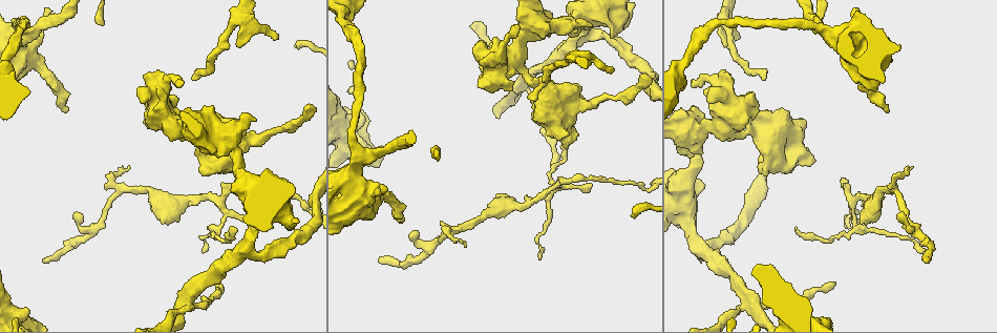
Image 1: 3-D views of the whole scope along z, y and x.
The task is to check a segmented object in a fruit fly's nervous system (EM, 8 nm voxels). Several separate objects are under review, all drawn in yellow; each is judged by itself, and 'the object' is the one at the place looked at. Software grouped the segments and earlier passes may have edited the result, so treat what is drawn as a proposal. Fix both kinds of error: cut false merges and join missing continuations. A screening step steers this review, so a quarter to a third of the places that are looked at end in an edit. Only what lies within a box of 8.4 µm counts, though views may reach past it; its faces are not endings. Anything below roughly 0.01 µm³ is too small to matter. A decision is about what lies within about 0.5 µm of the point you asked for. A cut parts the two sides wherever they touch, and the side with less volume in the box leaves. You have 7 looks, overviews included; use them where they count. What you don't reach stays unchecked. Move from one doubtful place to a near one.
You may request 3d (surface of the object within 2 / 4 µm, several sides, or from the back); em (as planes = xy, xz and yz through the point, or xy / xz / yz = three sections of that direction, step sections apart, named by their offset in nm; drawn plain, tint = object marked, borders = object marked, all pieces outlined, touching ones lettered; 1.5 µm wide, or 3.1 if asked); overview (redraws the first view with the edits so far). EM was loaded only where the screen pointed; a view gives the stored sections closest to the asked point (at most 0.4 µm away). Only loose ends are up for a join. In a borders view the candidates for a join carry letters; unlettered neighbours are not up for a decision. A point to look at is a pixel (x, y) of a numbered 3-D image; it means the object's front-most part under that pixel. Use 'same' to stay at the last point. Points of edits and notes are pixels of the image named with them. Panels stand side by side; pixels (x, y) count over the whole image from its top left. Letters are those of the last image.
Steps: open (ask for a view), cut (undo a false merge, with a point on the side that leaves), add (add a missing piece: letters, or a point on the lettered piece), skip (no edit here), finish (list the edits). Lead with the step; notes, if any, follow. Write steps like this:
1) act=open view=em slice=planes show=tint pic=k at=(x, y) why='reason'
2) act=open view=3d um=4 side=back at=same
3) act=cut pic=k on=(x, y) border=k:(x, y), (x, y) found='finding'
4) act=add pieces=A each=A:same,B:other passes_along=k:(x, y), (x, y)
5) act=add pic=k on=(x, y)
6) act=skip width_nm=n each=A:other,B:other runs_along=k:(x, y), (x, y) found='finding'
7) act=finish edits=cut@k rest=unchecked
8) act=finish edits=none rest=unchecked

act=open view=em slice=planes show=borders pic=1 at=(218, 234) why='two arms in line, one across'

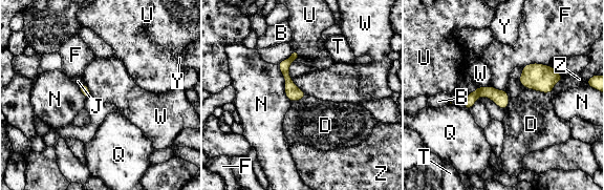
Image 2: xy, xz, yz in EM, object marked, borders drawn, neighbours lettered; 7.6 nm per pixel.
act=skip longest_contact=N:300nm each=B:other,D:other,F:other,J:other,N:other,Q:other,T:other,U:other,W:other,Y:other,Z:other runs_along=2:(294, 54), (286, 64), (292, 99) found='one neuron here'

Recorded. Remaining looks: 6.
act=open view=3d um=4 pic=1 at=(187, 299) why='four or more arms meet'

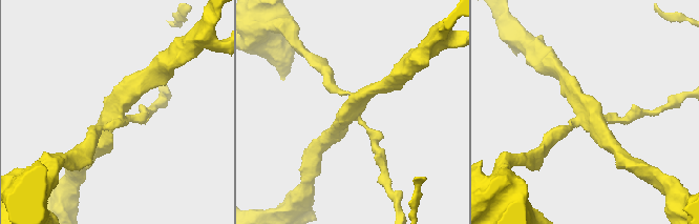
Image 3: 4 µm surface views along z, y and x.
act=open view=em slice=xy step=8 show=tint pic=3 at=(120, 112)

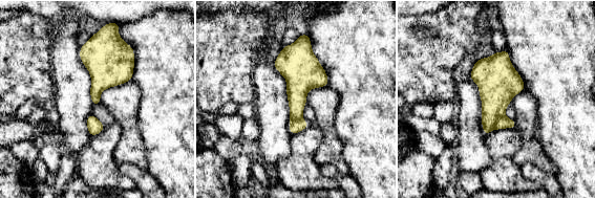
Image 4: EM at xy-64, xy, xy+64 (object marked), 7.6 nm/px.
act=open view=em slice=planes show=borders at=same

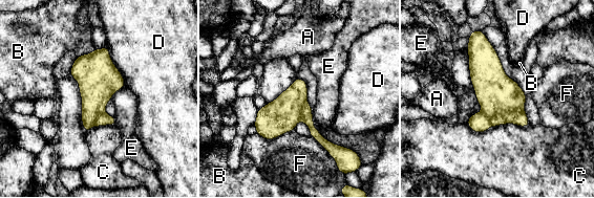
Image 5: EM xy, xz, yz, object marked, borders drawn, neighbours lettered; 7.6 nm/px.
act=cut pic=5 on=(479, 123) width_nm=260 each=A:other,B:other,C:other,D:other,E:other,F:other part_leaving=5:(526, 122), (470, 123) found='a second neuron is stuck on'

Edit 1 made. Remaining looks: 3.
act=open view=overview why='redraw'

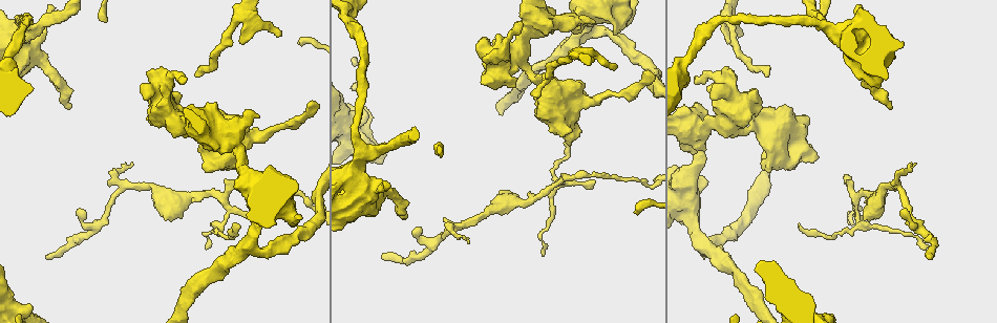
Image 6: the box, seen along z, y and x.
act=open view=em slice=yz step=4 show=borders pic=6 at=(928, 258) why='an open end'

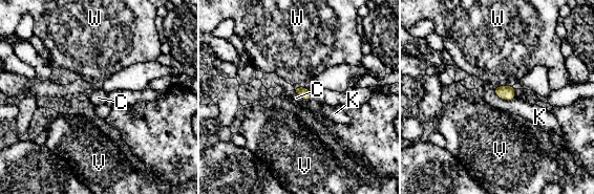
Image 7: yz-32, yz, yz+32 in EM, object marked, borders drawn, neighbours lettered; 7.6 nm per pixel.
act=open view=em slice=xz step=8 show=borders at=same why='cut it another way'

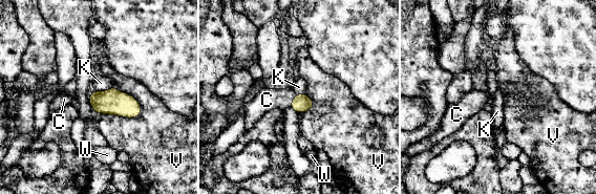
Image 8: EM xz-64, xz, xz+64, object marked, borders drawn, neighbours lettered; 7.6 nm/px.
act=add pieces=C each=C:same,K:other,V:other,W:other found='the neuron continues'

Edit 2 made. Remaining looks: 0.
act=finish edits=cut@5,add@8 rest=unchecked

